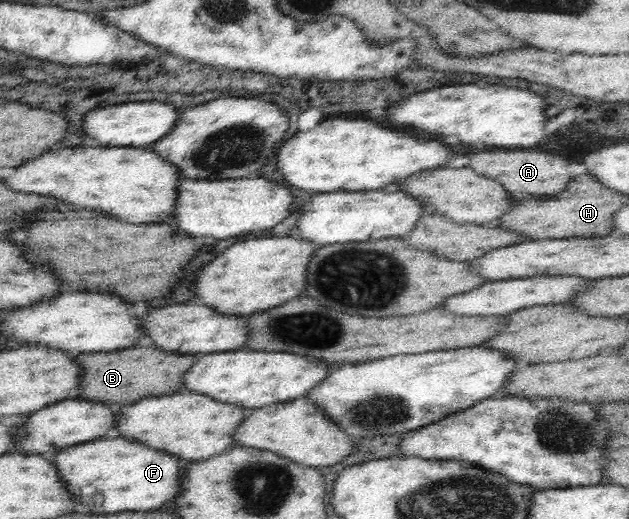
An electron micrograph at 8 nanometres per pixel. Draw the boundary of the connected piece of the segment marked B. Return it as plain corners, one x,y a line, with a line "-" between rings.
139,344
113,352
72,354
81,367
80,384
71,397
84,401
99,401
110,406
127,406
151,396
177,393
183,390
181,376
196,361
194,355
161,352
153,346

